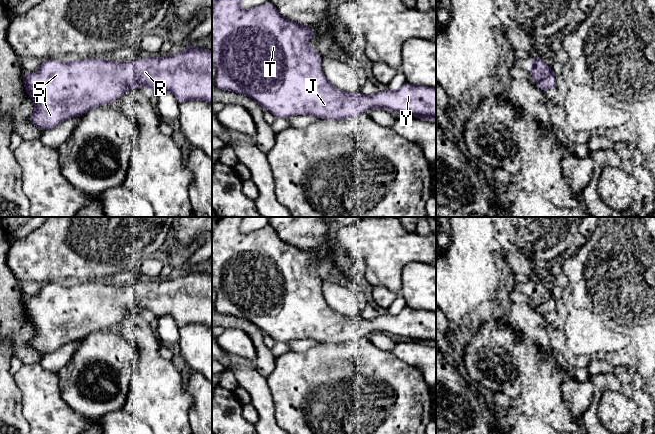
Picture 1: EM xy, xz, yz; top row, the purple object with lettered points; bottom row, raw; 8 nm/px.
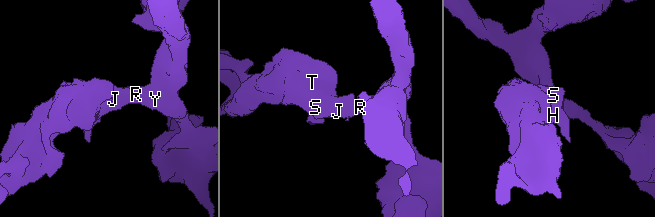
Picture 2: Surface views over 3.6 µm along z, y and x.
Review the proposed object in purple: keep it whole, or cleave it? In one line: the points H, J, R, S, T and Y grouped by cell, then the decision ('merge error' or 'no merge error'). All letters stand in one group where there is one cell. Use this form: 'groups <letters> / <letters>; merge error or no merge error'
groups H J R S T Y; no merge error

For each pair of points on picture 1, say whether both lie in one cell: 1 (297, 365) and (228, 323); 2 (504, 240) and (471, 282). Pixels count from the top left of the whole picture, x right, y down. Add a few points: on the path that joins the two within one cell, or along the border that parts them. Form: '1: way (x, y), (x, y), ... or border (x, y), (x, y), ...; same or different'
1: border (276, 358), (274, 370), (266, 378); different
2: border (494, 227), (495, 243), (498, 246); different

